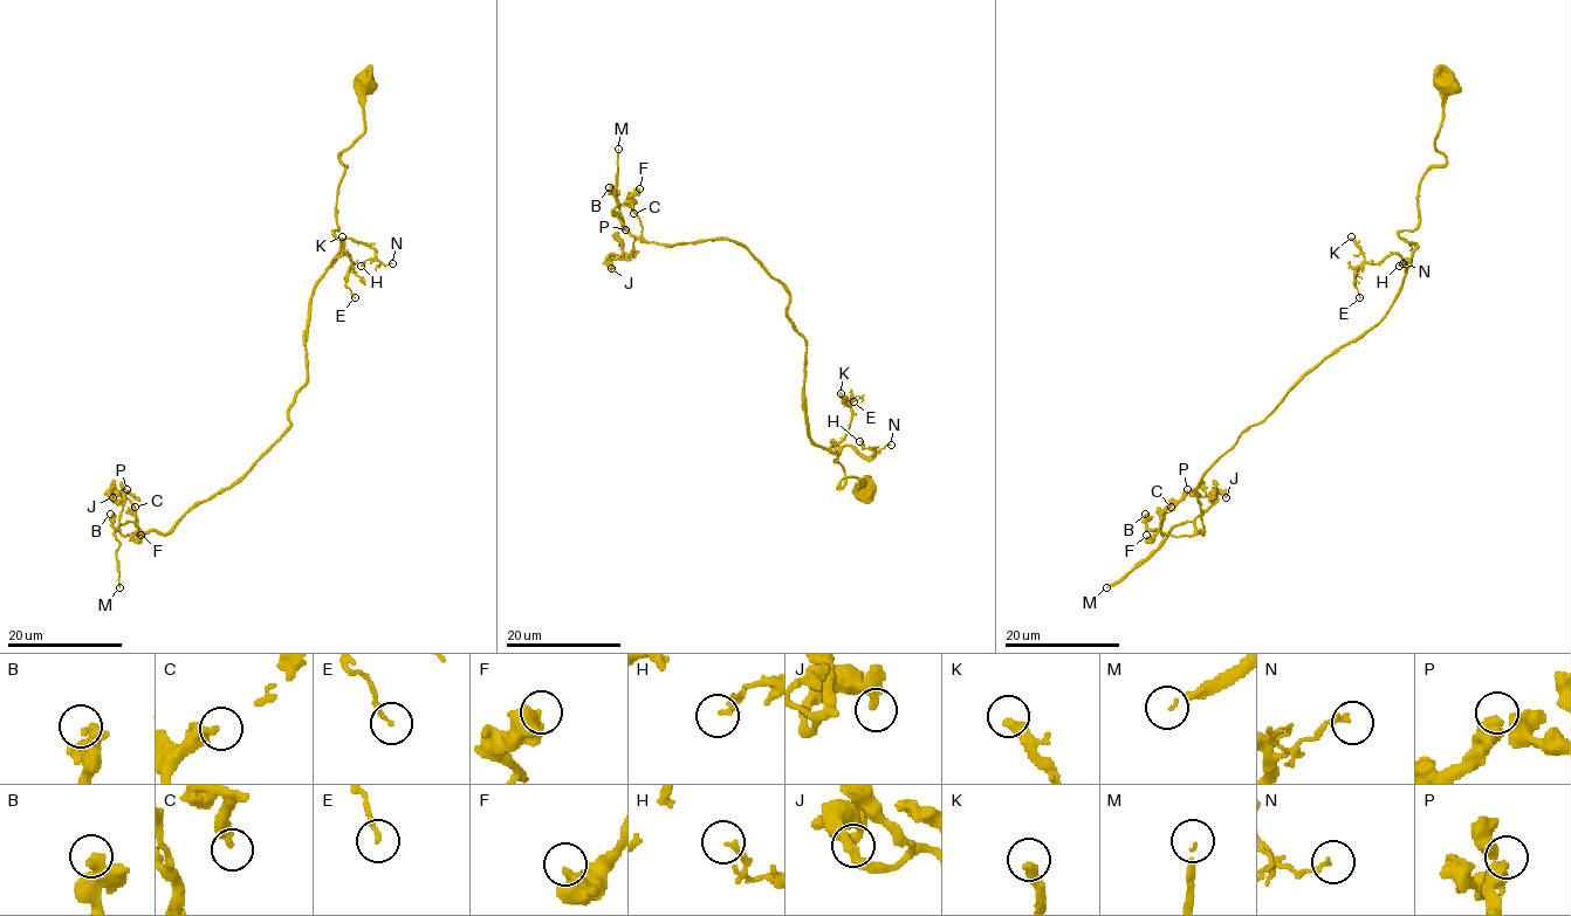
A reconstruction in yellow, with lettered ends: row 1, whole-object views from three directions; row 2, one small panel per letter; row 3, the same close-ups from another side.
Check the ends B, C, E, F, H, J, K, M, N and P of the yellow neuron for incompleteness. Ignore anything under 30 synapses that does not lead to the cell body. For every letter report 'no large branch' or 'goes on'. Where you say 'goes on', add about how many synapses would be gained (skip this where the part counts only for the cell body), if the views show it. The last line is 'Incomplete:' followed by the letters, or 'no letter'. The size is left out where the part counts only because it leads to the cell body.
B: no large branch
C: no large branch
E: no large branch
F: no large branch
H: no large branch
J: no large branch
K: no large branch
M: goes on; 400 synapses
N: no large branch
P: no large branch
Incomplete: M

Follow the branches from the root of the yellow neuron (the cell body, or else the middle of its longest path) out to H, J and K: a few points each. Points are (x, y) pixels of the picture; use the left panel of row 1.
H: (363, 85), (363, 131), (340, 155), (345, 170), (337, 188), (334, 231), (375, 252), (361, 266)
J: (363, 85), (289, 427), (167, 532), (112, 497)
K: (363, 85), (363, 131), (340, 155), (340, 247), (331, 260), (345, 253), (352, 263), (342, 236)

